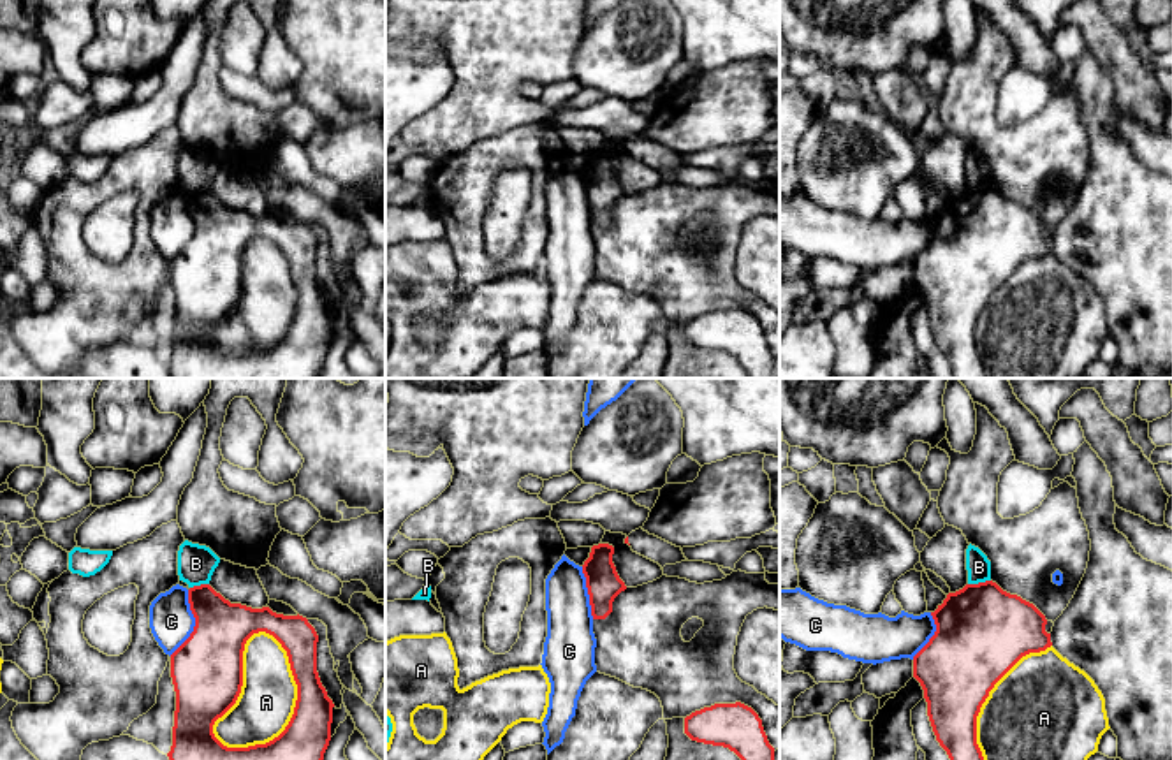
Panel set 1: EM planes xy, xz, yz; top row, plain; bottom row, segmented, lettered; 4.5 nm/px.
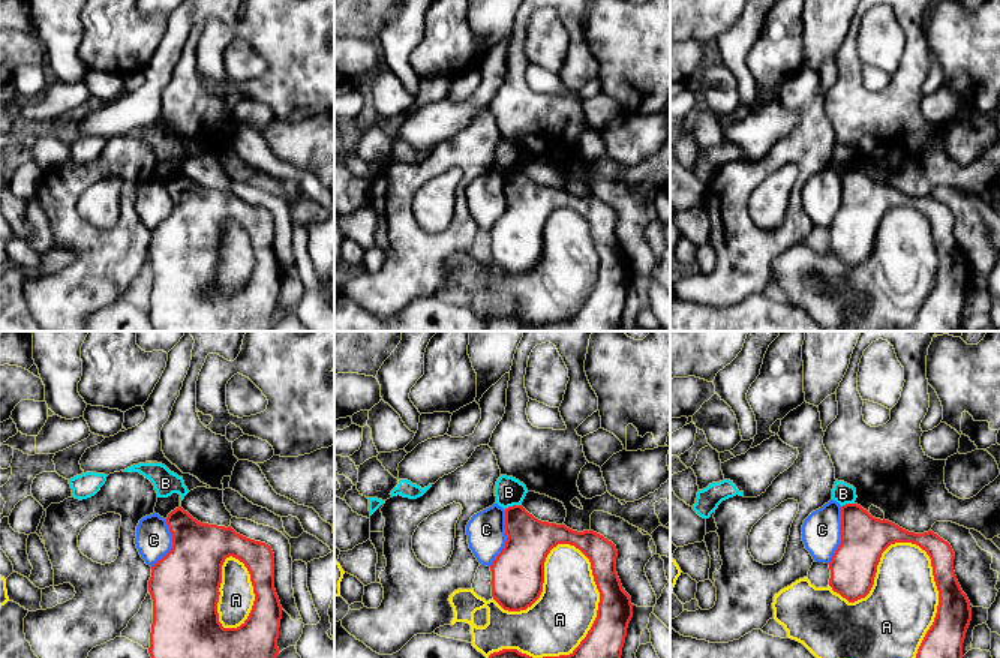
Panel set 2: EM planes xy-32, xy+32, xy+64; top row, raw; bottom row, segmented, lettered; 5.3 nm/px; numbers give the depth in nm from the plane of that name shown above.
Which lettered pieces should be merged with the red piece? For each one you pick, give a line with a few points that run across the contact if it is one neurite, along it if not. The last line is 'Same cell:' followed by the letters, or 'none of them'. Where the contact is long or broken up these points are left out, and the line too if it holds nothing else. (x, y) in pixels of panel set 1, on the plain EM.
Same cell: none of them

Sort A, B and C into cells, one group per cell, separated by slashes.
A / B / C

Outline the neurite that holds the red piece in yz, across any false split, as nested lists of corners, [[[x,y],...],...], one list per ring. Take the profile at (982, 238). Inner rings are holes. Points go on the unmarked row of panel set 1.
[[[996,188],[966,190],[931,218],[936,238],[913,262],[913,283],[924,296],[927,322],[952,378],[989,378],[977,350],[977,322],[994,290],[1026,260],[1052,252],[1045,222]]]

